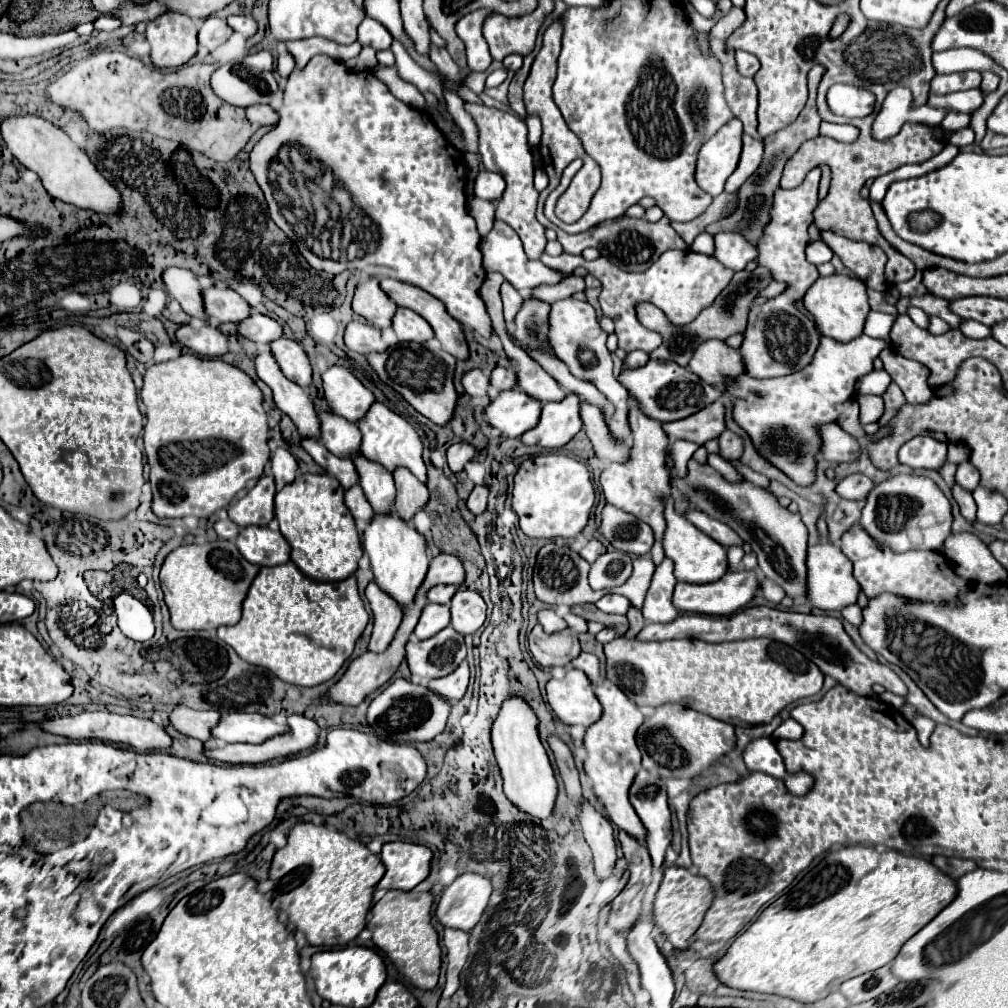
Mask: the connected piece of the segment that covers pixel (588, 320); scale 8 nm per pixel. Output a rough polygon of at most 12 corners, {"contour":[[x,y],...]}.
{"contour":[[551,305],[551,343],[577,379],[615,407],[611,437],[631,437],[629,393],[613,377],[595,309]]}

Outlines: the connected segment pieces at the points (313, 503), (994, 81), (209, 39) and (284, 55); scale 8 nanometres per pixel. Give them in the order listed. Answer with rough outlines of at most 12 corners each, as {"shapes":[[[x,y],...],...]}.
{"shapes":[[[305,473],[275,495],[291,561],[343,581],[363,555],[339,481]],[[983,71],[981,91],[993,93],[999,87],[999,77]],[[209,17],[199,29],[199,45],[209,51],[231,35],[227,21]],[[279,45],[277,73],[287,79],[295,61],[291,53]]]}

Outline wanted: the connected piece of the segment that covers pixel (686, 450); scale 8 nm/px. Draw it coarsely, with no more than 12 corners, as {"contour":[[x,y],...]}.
{"contour":[[691,441],[671,443],[671,467],[679,479],[687,477],[687,463],[699,449]]}

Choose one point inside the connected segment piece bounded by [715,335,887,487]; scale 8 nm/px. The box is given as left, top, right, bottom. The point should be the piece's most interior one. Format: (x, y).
(783, 418)

